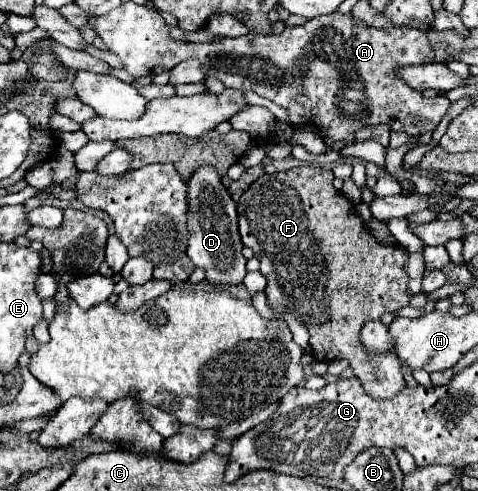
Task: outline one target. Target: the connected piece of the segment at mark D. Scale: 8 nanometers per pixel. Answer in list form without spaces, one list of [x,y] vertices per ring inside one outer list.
[[[209,164],[197,168],[189,180],[187,180],[187,256],[193,260],[195,266],[205,268],[207,272],[207,280],[213,284],[241,284],[243,276],[245,276],[245,258],[241,256],[241,238],[239,238],[239,230],[237,230],[237,204],[231,198],[229,190],[223,186],[221,176],[217,174],[217,170]]]

